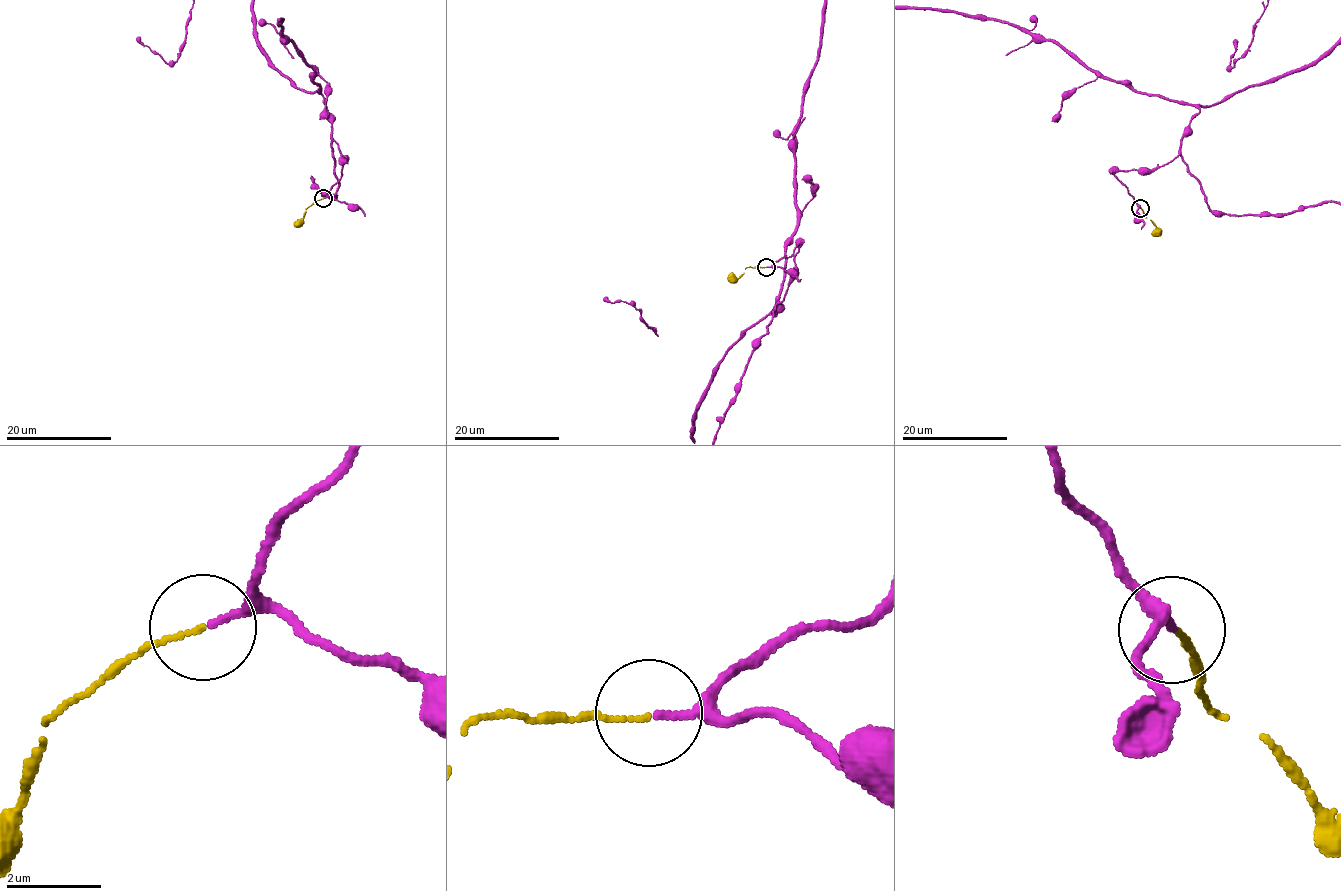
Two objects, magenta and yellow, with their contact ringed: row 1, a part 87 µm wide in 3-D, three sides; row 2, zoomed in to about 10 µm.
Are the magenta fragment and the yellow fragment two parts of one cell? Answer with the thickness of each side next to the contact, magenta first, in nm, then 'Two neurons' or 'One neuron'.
Thickness 140 nm (magenta) against 80 nm. One neuron

